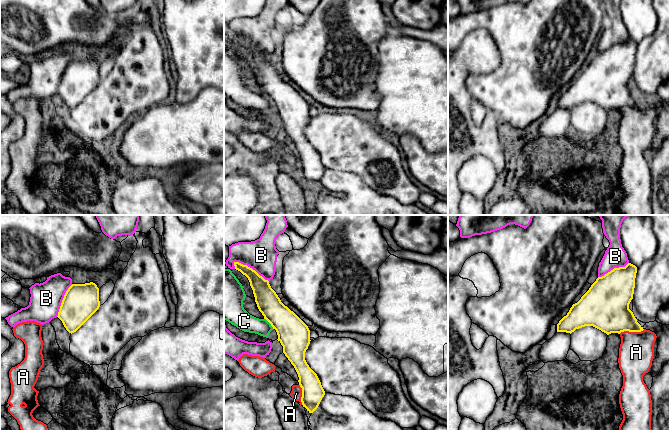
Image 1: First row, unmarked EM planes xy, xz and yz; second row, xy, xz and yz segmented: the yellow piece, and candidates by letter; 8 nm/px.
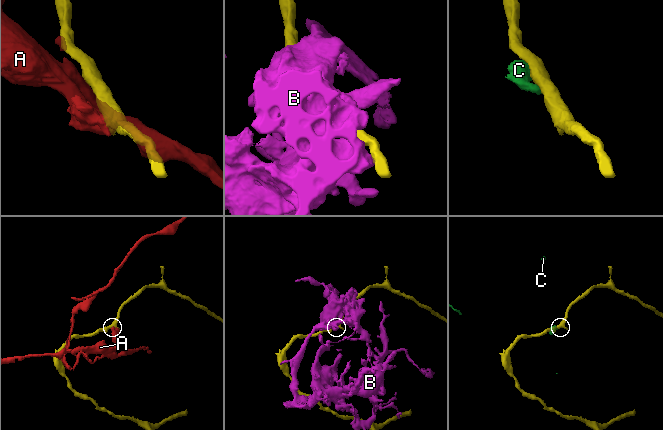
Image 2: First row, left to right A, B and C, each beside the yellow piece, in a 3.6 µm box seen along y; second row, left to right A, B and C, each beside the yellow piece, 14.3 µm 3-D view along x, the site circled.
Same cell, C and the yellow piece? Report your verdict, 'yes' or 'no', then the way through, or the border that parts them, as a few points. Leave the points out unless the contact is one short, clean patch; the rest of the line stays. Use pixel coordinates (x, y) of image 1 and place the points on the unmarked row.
no

